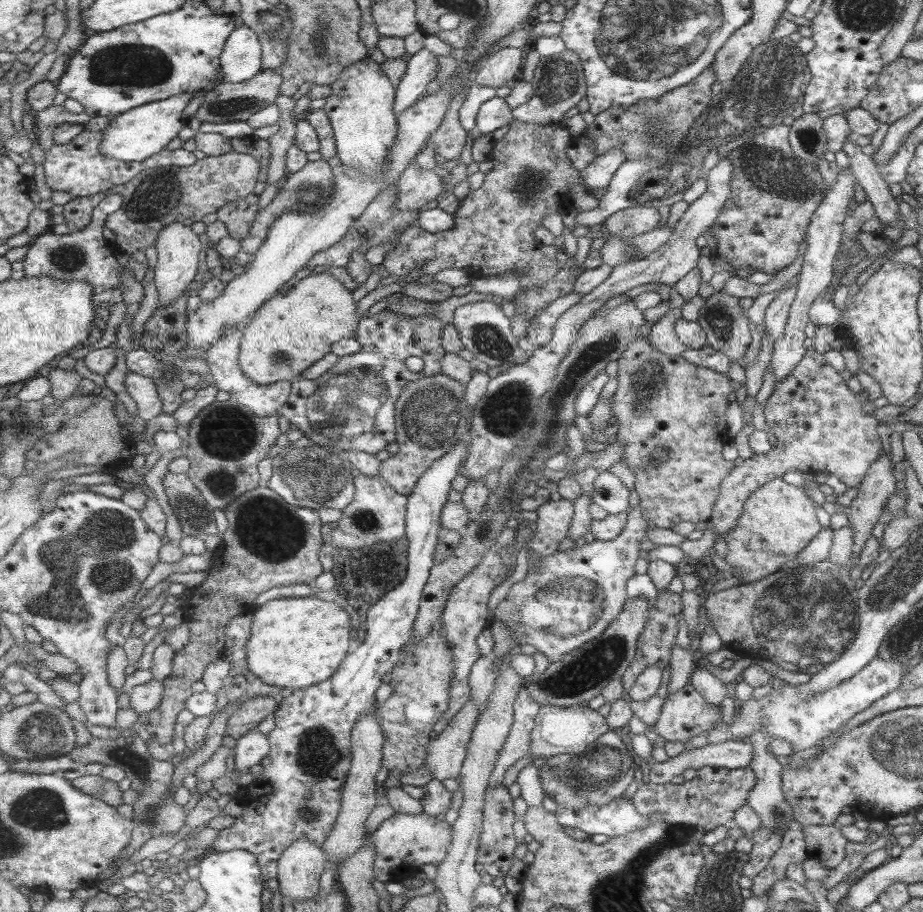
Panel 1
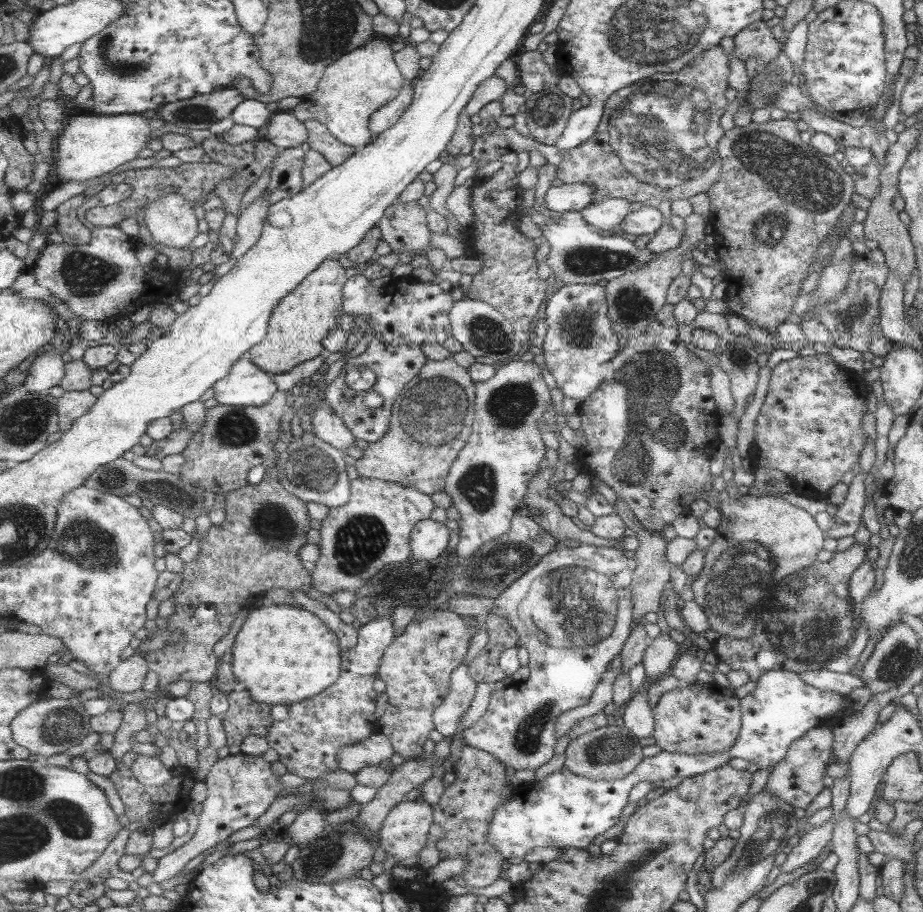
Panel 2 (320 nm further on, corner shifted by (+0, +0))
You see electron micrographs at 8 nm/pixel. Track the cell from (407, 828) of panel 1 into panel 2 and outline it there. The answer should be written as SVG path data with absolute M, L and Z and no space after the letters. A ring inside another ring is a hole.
M425 800L400 802L386 816L383 826L376 835L376 844L381 846L387 854L392 855L398 866L403 868L421 868L419 865L419 852L428 844L428 836L431 825L434 823L434 807Z

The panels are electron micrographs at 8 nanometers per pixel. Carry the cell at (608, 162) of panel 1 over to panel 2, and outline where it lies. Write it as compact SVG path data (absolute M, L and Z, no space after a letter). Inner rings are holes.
M577 183L553 186L545 198L547 208L558 213L582 212L593 203L597 189L593 185Z

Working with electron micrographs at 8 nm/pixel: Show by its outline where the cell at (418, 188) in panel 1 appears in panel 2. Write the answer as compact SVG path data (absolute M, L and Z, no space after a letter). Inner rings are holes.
M419 202L397 203L390 207L378 228L383 234L384 241L390 245L391 252L403 254L403 252L419 252L430 248L433 232L428 226L429 208L419 206Z

